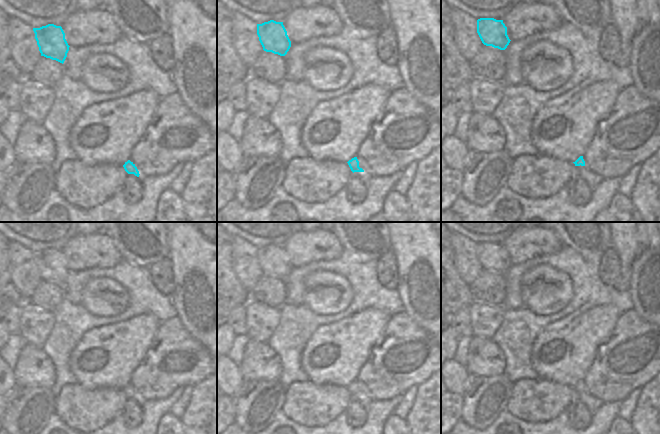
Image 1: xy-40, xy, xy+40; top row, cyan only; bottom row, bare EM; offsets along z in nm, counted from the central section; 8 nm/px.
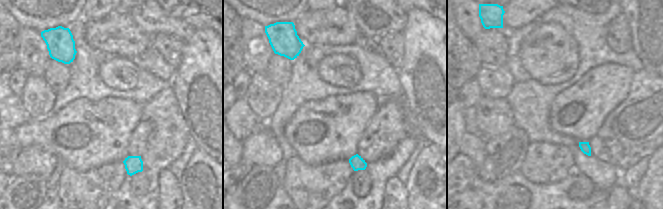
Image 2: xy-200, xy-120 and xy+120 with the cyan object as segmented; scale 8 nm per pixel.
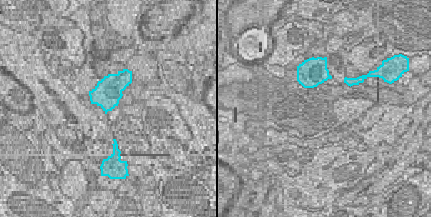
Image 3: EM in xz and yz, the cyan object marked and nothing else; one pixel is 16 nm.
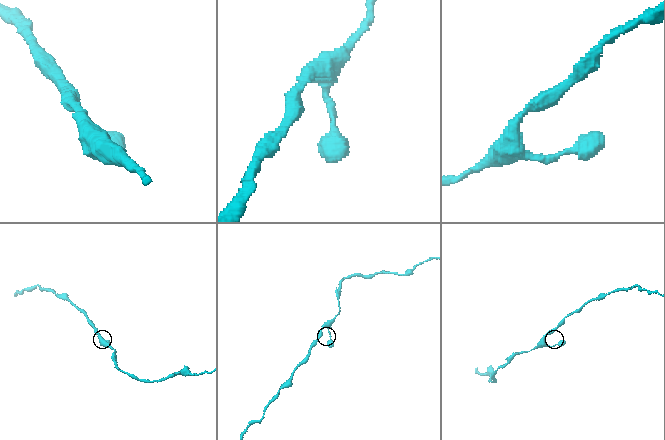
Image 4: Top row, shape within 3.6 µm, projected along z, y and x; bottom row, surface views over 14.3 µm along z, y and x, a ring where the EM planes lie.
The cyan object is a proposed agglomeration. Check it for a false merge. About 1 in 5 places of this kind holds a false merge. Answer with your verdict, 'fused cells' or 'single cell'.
single cell

